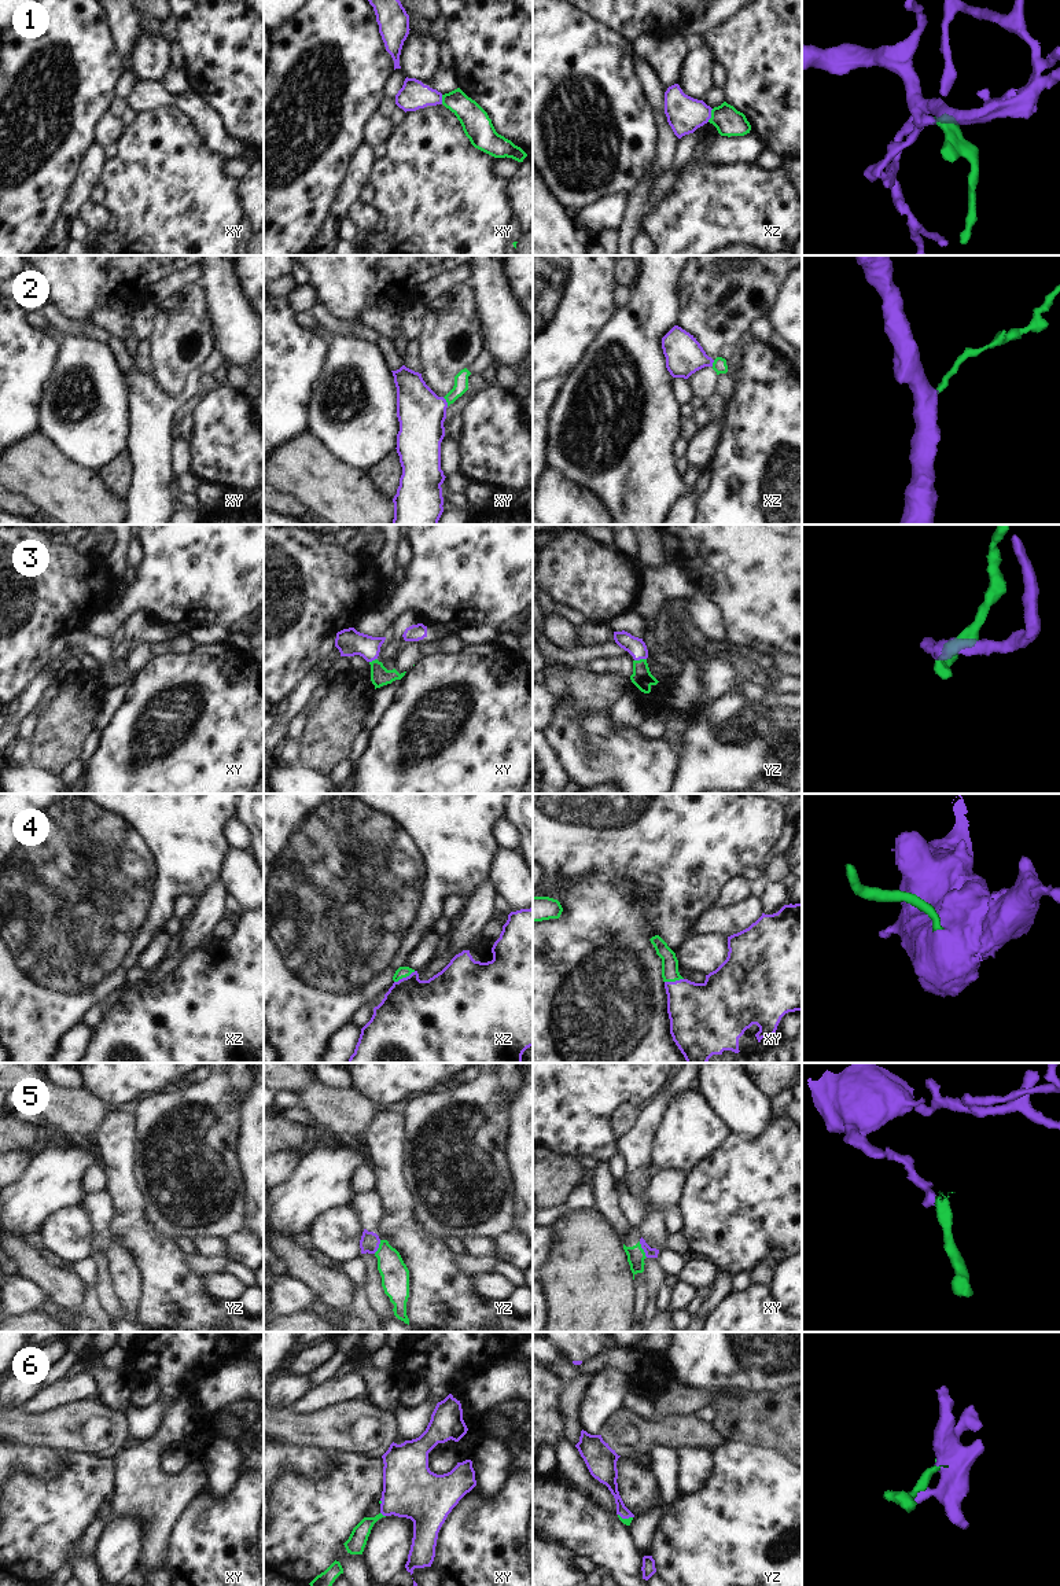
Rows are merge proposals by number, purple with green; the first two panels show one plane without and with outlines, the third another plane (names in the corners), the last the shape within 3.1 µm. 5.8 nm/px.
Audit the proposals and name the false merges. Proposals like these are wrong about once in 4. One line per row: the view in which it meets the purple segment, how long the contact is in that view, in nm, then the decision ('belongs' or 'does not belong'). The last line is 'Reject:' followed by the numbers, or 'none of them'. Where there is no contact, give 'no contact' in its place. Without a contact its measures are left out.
1: xz | 90 nm | belongs
2: xy | 70 nm | belongs
3: yz | 70 nm | belongs
4: xz | 140 nm | belongs
5: xy | 110 nm | does not belong
6: xy | 40 nm | belongs
Reject: 5

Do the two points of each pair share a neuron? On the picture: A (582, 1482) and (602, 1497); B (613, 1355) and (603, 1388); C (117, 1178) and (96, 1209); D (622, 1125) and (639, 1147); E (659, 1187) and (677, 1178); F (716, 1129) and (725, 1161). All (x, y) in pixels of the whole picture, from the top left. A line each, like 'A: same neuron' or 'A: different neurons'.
A: same neuron
B: different neurons
C: different neurons
D: different neurons
E: same neuron
F: different neurons

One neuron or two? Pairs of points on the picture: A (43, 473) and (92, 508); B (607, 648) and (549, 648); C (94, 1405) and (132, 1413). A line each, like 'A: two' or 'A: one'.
A: one
B: one
C: two

